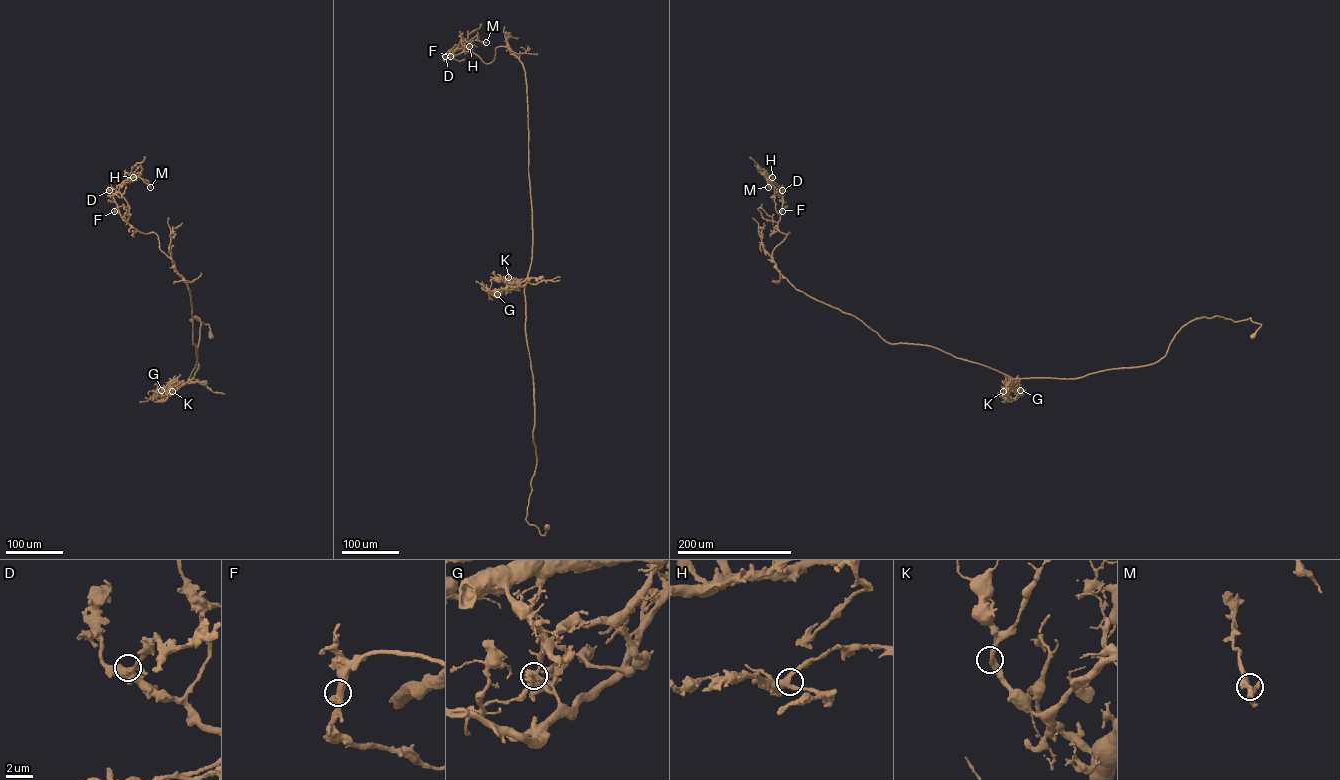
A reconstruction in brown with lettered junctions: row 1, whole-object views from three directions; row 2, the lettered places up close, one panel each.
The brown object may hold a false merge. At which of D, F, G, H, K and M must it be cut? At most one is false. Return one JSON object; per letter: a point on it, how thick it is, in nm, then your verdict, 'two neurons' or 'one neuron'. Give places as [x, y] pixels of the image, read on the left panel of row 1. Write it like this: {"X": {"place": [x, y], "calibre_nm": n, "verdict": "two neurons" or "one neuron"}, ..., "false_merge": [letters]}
{"D": {"place": [109, 190], "calibre_nm": 460, "verdict": "one neuron"}, "F": {"place": [114, 211], "calibre_nm": 400, "verdict": "one neuron"}, "G": {"place": [161, 390], "calibre_nm": 400, "verdict": "two neurons"}, "H": {"place": [133, 177], "calibre_nm": 360, "verdict": "one neuron"}, "K": {"place": [172, 391], "calibre_nm": 400, "verdict": "one neuron"}, "M": {"place": [150, 187], "calibre_nm": 400, "verdict": "one neuron"}, "false_merge": ["G"]}

